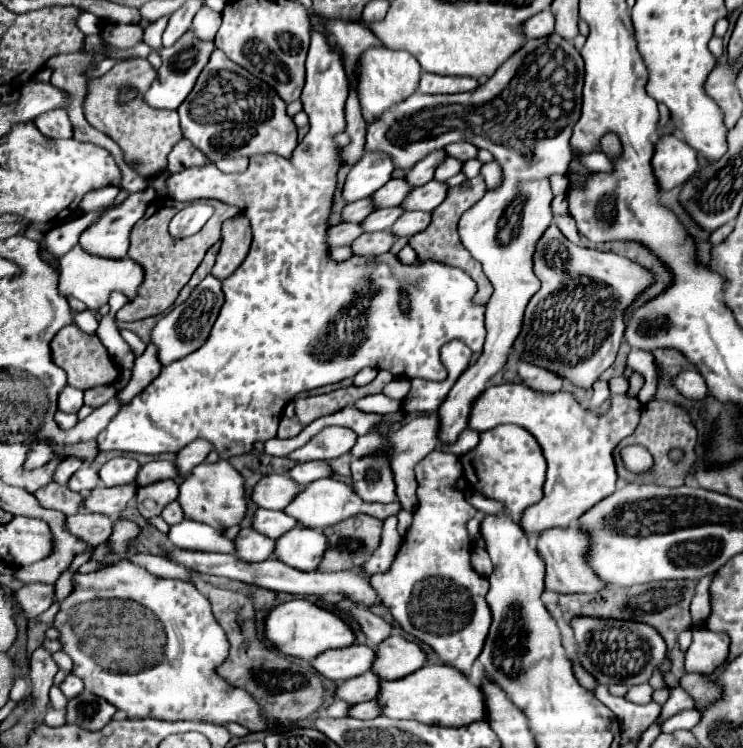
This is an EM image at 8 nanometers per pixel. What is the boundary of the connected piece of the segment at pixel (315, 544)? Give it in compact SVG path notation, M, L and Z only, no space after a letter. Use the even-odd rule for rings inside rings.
M294 527L282 539L278 539L276 559L300 571L316 571L322 563L322 555L328 549L328 537L320 529Z

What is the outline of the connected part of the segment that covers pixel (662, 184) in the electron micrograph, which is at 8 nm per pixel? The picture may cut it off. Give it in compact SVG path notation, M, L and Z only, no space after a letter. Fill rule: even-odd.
M674 135L660 137L650 163L660 191L670 191L682 185L698 167L696 151Z

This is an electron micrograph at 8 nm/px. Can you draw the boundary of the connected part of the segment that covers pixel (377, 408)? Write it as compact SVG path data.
M370 395L370 397L364 397L360 403L360 409L362 413L378 413L378 415L386 415L386 413L396 413L400 411L400 401L396 399L390 399L386 395Z

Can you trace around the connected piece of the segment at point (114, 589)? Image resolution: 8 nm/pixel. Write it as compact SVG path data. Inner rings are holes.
M130 559L118 561L116 565L96 571L96 573L84 573L84 575L74 575L74 591L64 599L60 611L56 613L56 621L54 627L62 633L60 641L64 643L64 651L72 657L74 661L74 675L78 675L84 681L84 689L92 695L98 695L102 699L106 699L108 703L112 703L114 707L122 709L128 713L128 717L154 717L154 719L164 719L164 721L198 721L198 723L212 723L212 725L226 725L226 723L240 723L244 727L248 727L250 731L274 731L274 719L266 717L262 713L262 707L256 703L256 699L246 691L246 689L236 689L232 685L228 685L224 679L218 677L216 667L220 663L226 661L228 657L228 649L230 649L230 641L226 637L226 631L218 625L216 617L212 615L212 607L210 601L198 593L198 589L192 583L180 581L180 579L162 579L152 575L150 571L146 571L144 567L132 563Z

